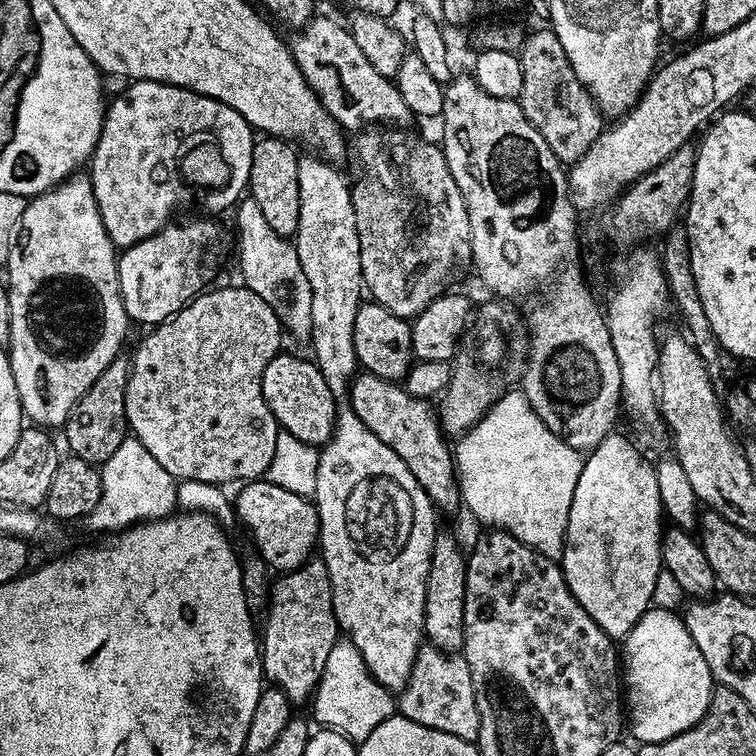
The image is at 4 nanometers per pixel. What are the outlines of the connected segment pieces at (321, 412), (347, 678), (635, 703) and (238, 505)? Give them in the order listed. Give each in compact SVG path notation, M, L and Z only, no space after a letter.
M286 352L267 364L260 379L263 400L276 418L277 425L283 430L310 446L321 447L332 439L336 425L338 400L322 377L322 372L311 359L304 359Z
M351 638L337 639L334 650L330 650L330 658L320 679L318 699L315 704L316 720L320 723L317 725L327 726L333 732L341 732L353 742L366 739L398 708L393 693L373 678L358 646L354 646Z
M655 606L649 607L623 637L622 684L626 689L626 720L632 723L631 739L640 744L662 742L690 730L706 714L714 687L710 666L706 666L702 650L694 646L694 638L690 638L683 619L675 611Z
M265 478L245 483L241 488L244 489L234 496L235 519L248 527L256 543L255 551L268 563L269 569L277 568L280 574L293 572L313 559L320 539L320 519L309 497L291 493Z

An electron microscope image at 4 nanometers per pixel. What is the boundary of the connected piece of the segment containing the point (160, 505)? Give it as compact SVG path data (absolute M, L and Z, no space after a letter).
M133 435L124 438L114 454L100 466L102 494L82 524L92 532L117 532L146 520L164 519L177 507L177 480Z

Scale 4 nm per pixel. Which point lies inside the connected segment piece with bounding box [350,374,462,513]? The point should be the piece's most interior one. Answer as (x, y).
(408, 424)

